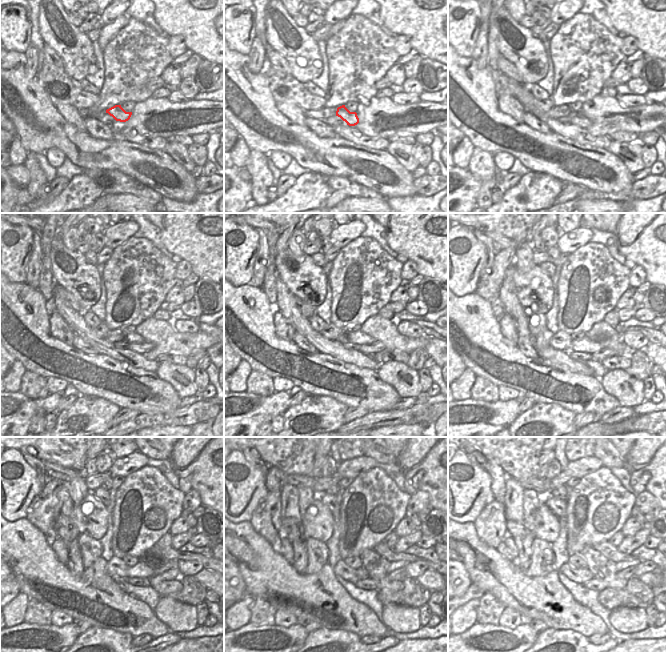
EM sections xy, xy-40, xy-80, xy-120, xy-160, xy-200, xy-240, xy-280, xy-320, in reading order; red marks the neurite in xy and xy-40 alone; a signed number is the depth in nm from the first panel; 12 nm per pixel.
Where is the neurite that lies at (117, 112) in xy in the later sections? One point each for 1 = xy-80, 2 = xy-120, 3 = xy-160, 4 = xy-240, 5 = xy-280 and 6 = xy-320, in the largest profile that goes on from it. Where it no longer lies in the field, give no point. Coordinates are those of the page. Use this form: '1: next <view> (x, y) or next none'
1: next xy-80 (576, 118)
2: next xy-120 (145, 347)
3: next xy-160 (376, 350)
4: next xy-240 (172, 574)
5: next xy-280 (401, 574)
6: next xy-320 (626, 574)

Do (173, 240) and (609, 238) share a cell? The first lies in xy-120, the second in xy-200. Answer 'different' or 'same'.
different

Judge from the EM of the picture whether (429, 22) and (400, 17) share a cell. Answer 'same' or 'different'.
same

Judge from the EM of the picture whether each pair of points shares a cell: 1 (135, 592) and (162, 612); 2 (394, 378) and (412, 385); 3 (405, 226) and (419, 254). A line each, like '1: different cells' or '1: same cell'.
1: different cells
2: same cell
3: same cell

